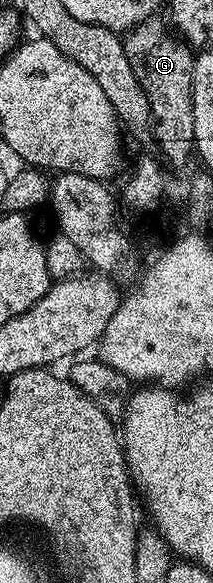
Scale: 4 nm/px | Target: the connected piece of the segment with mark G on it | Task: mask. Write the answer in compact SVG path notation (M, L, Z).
M159 19L142 21L134 31L126 34L124 50L132 64L136 79L149 99L153 145L159 148L158 156L175 169L183 169L195 153L193 135L193 71L196 54Z

